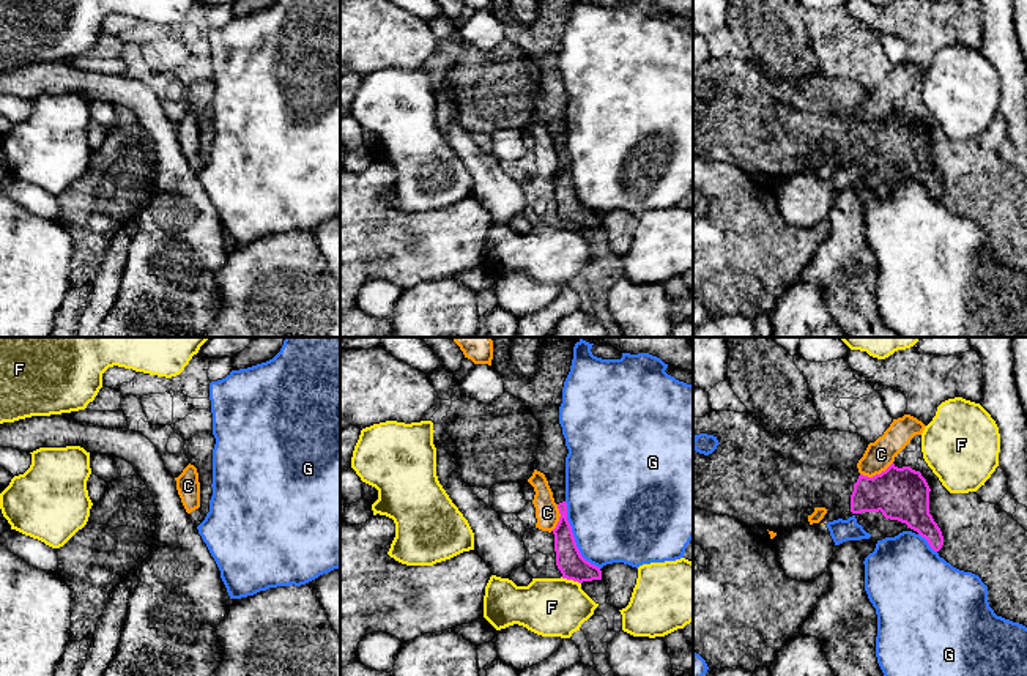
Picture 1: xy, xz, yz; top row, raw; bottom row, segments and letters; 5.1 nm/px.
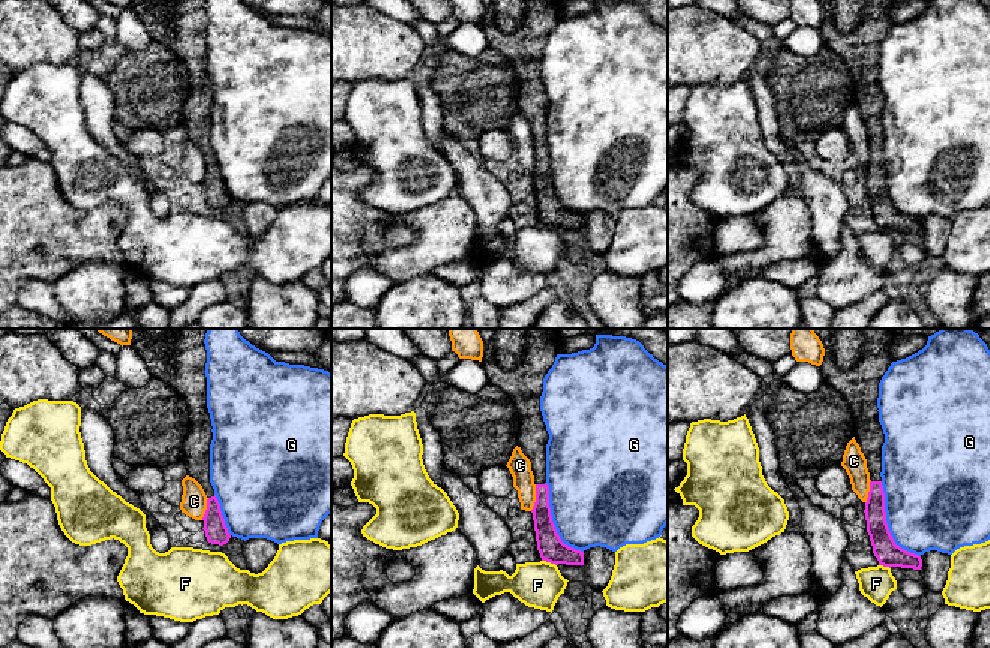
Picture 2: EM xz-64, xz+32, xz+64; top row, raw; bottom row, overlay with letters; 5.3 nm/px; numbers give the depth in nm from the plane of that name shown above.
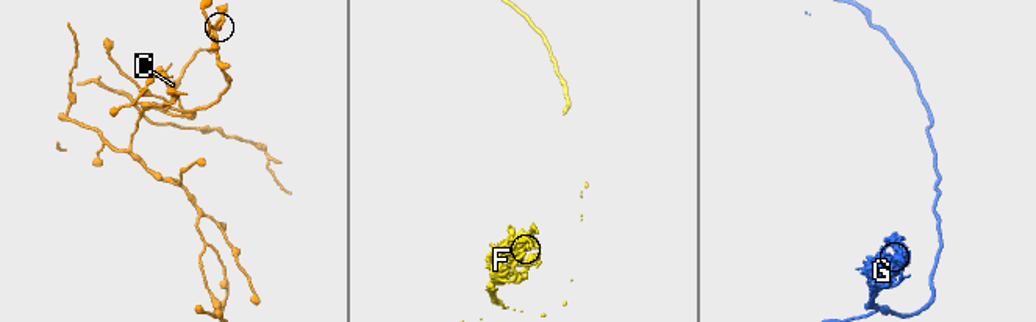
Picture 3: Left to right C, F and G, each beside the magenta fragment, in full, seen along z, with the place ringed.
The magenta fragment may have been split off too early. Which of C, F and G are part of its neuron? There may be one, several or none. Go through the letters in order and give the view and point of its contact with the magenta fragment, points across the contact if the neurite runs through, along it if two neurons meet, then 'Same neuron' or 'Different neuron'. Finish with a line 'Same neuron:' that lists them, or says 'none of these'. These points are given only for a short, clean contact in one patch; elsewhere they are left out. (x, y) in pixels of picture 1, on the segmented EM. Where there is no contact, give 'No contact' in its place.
C: Touches magenta at yz (876, 475). Boundary: yz (892, 462), (879, 473), (871, 476), (860, 475). Different neuron
F: Touches magenta at xz (570, 579). Boundary: xz (561, 577), (580, 583). Different neuron
G: Touches magenta at xz (574, 538). Different neuron
Same neuron: none of these

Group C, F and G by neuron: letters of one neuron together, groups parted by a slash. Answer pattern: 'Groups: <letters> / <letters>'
Groups: C / F / G

